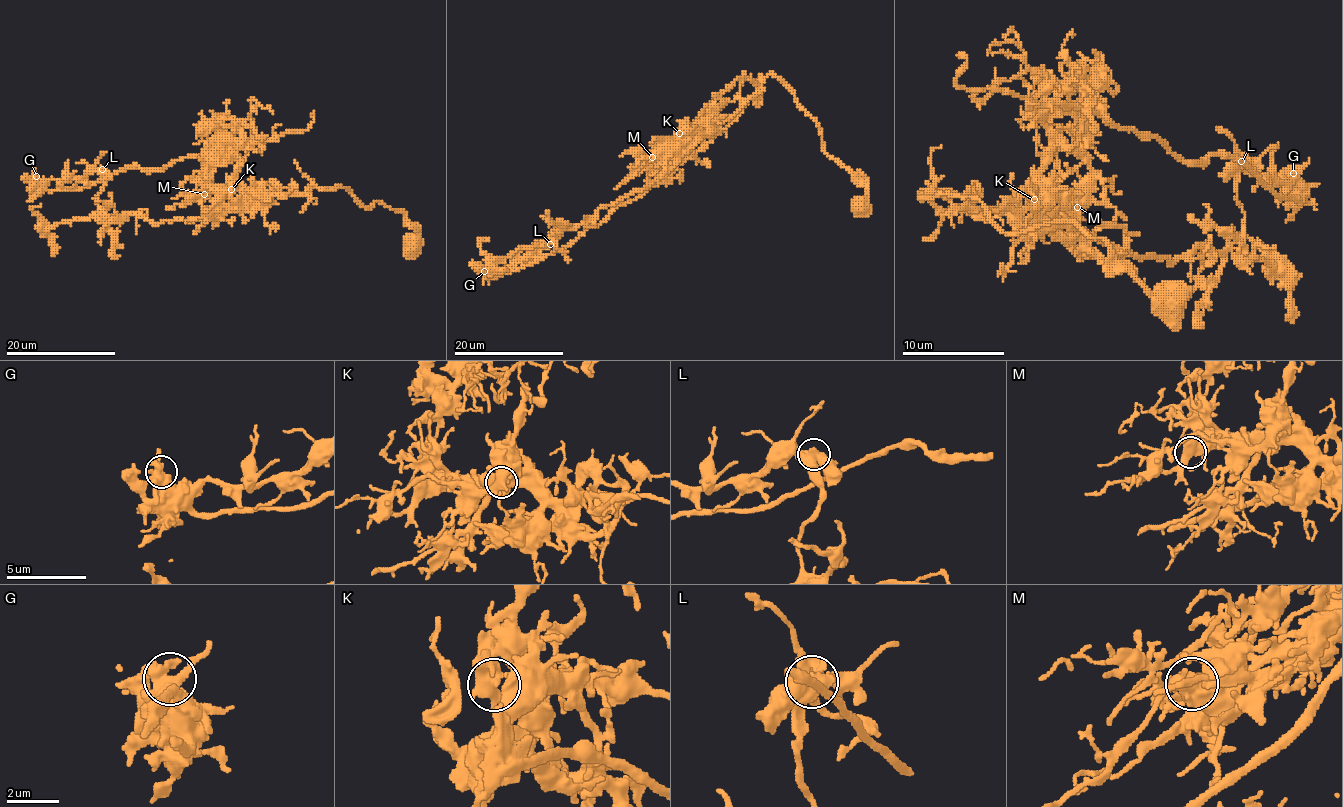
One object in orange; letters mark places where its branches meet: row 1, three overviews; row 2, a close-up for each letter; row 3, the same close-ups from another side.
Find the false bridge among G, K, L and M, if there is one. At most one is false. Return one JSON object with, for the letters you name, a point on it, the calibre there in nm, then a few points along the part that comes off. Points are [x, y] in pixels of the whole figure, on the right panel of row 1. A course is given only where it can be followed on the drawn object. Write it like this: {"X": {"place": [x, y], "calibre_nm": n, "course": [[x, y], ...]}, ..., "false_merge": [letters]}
{"L": {"place": [1241, 161], "calibre_nm": 700, "course": [[1242, 160], [1301, 197], [1229, 155], [1183, 160], [1098, 112], [962, 88], [956, 55]]}, "false_merge": ["L"]}

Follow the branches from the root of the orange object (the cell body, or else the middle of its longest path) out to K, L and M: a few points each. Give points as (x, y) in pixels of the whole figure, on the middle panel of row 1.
K: (863, 209), (866, 188), (824, 150), (818, 124), (773, 75), (712, 132), (689, 139), (679, 133)
L: (863, 209), (866, 188), (824, 150), (818, 124), (794, 92), (768, 75), (671, 168), (564, 228), (549, 244)
M: (863, 209), (866, 188), (824, 150), (818, 124), (773, 75), (712, 132), (652, 157)

